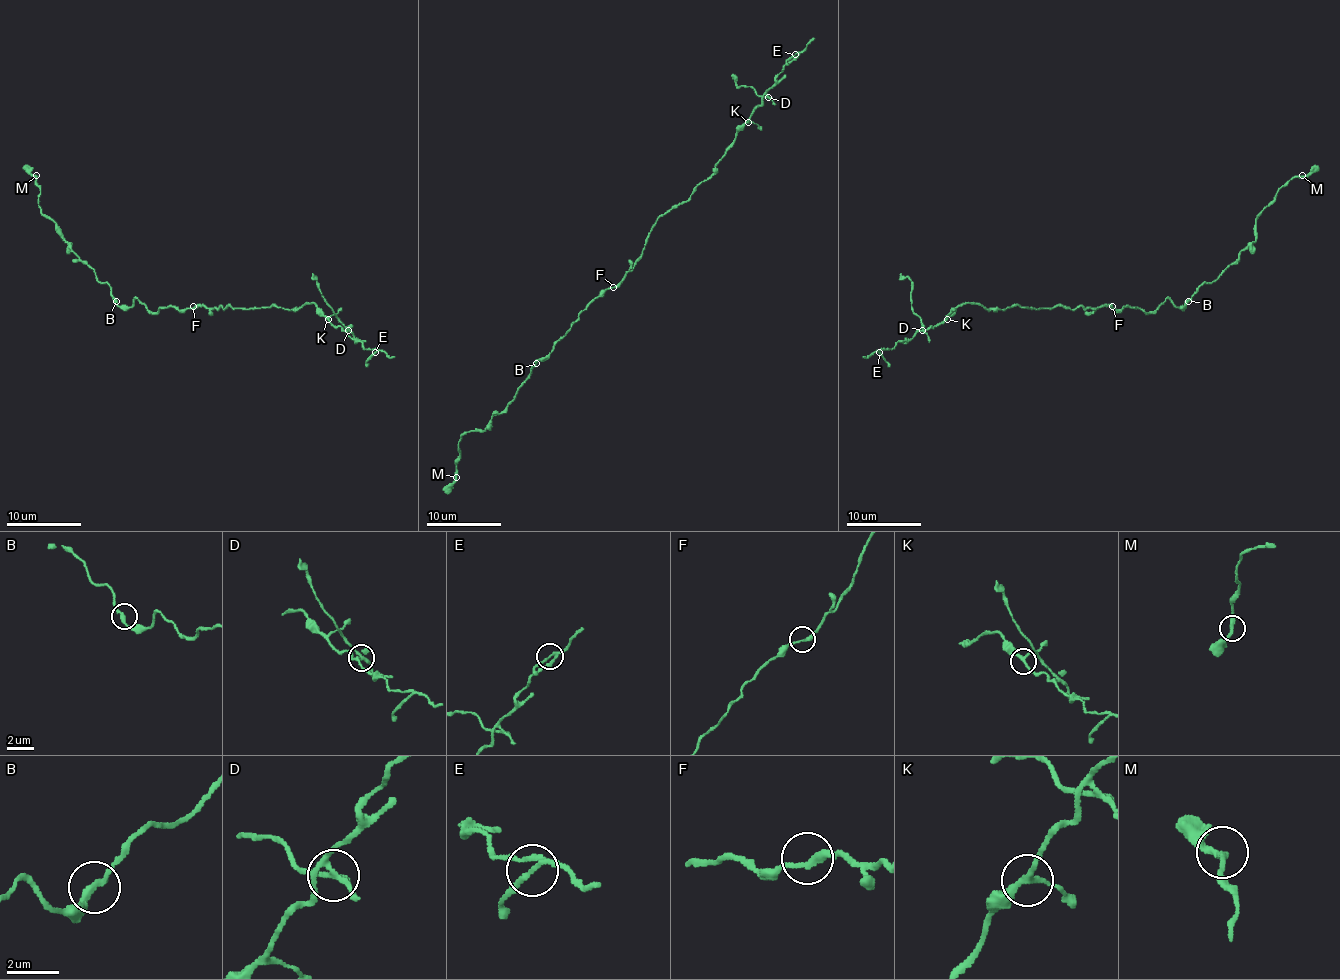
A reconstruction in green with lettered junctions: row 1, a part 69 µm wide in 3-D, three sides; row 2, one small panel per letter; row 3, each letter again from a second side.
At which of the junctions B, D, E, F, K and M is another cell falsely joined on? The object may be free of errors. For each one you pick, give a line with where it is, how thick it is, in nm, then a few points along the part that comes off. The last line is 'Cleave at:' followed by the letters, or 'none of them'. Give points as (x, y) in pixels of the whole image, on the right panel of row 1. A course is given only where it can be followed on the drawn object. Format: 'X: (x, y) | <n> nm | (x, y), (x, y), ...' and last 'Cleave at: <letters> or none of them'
D: (922, 330) | 240 nm | (923, 330), (921, 319), (912, 308), (912, 282), (900, 273)
Cleave at: D

